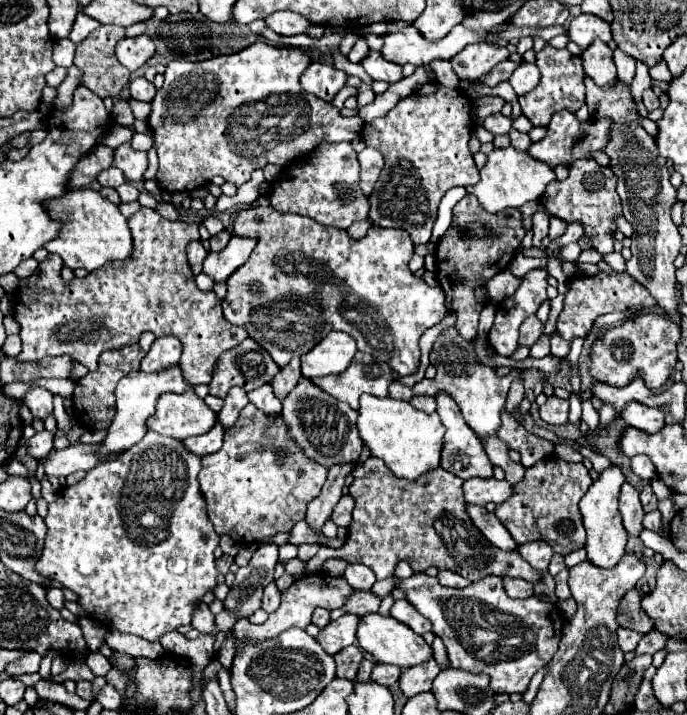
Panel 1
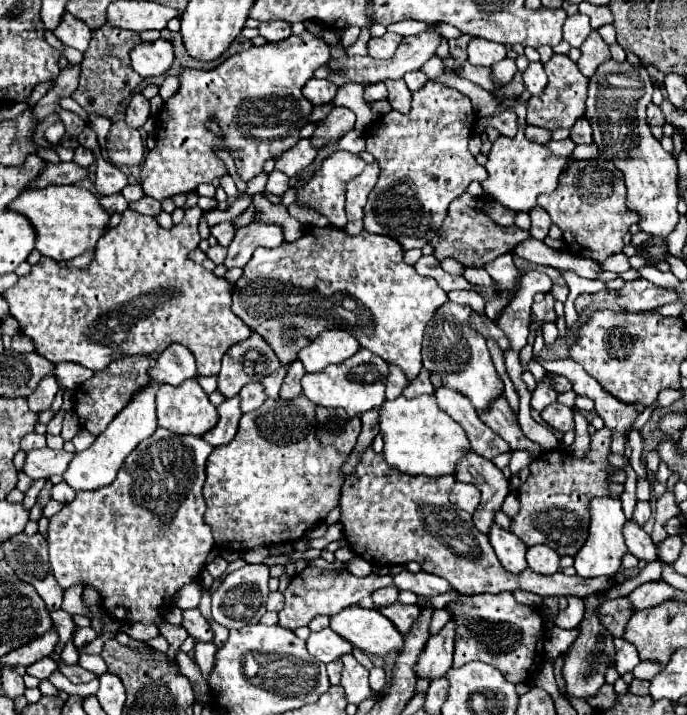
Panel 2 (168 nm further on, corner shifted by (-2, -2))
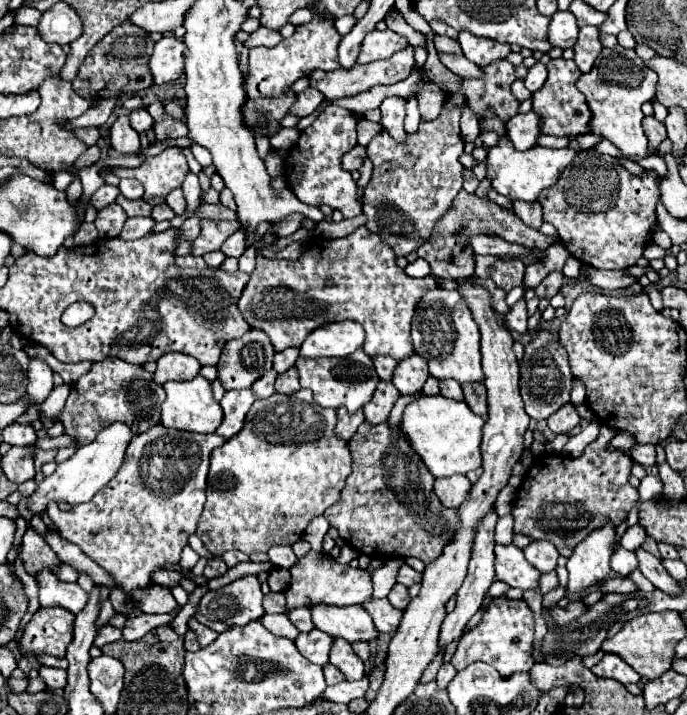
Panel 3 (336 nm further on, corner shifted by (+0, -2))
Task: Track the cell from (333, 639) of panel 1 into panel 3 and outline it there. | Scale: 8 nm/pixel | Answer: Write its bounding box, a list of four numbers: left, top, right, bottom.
[295,628,333,666]

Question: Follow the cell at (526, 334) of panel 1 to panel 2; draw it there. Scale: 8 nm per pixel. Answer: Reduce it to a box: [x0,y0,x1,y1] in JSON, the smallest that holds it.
[531,292,557,334]

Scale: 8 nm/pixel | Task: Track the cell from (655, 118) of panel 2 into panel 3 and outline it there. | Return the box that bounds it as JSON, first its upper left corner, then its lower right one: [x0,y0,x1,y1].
[643,116,667,152]

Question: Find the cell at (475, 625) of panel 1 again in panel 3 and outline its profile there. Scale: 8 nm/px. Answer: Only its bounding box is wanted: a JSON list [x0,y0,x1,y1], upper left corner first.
[451,596,535,676]

